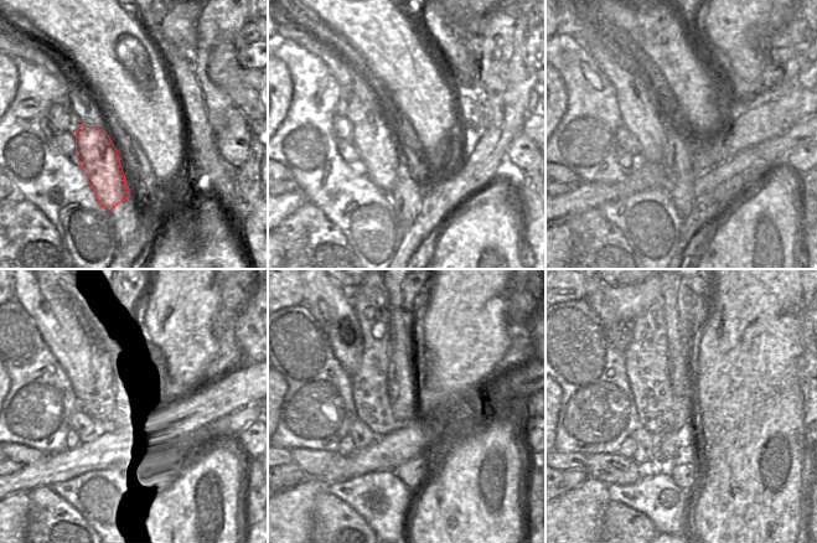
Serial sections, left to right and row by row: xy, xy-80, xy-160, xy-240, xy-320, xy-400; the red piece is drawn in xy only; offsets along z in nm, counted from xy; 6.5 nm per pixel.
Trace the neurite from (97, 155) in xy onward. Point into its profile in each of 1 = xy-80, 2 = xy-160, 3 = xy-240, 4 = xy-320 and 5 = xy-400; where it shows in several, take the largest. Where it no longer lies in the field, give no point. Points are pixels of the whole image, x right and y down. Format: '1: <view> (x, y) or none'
1: xy-80 (378, 150)
2: xy-160 (640, 113)
3: xy-240 (42, 295)
4: xy-320 (329, 303)
5: xy-400 (619, 331)

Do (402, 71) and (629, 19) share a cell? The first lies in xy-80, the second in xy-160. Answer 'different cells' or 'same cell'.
same cell

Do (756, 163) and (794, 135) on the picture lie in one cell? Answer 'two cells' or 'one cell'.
one cell

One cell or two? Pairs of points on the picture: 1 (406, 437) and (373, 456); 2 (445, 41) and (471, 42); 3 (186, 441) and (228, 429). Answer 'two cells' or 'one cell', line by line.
1: one cell
2: two cells
3: one cell

